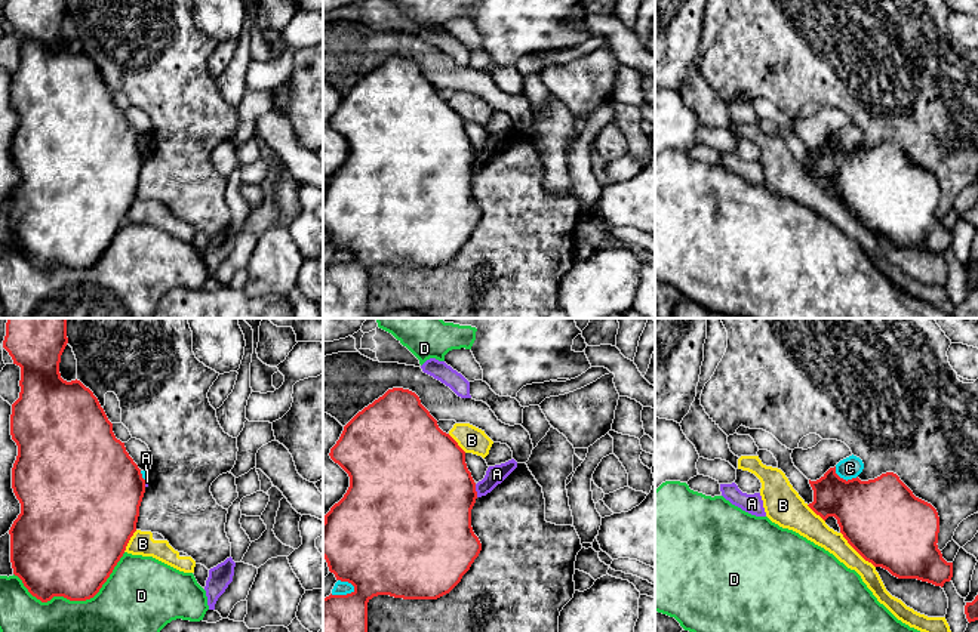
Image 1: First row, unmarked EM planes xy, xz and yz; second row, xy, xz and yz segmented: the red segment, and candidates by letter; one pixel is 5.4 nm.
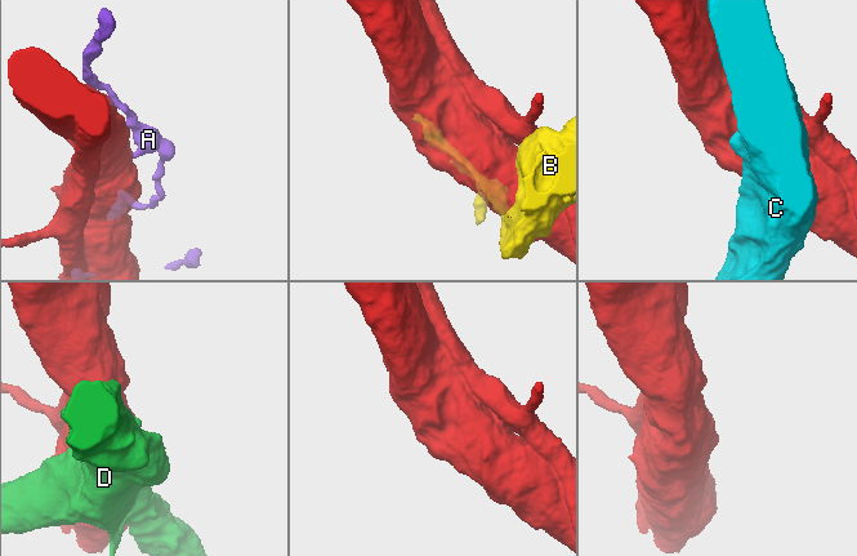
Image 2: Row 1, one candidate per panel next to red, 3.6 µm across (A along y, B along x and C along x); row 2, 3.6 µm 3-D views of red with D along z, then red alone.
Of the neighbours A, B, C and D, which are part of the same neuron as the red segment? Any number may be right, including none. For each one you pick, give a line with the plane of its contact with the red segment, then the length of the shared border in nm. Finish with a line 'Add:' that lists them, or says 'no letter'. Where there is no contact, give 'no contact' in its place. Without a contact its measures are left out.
Add: no letter

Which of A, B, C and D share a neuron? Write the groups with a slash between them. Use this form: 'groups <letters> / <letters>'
groups A / B / C / D

